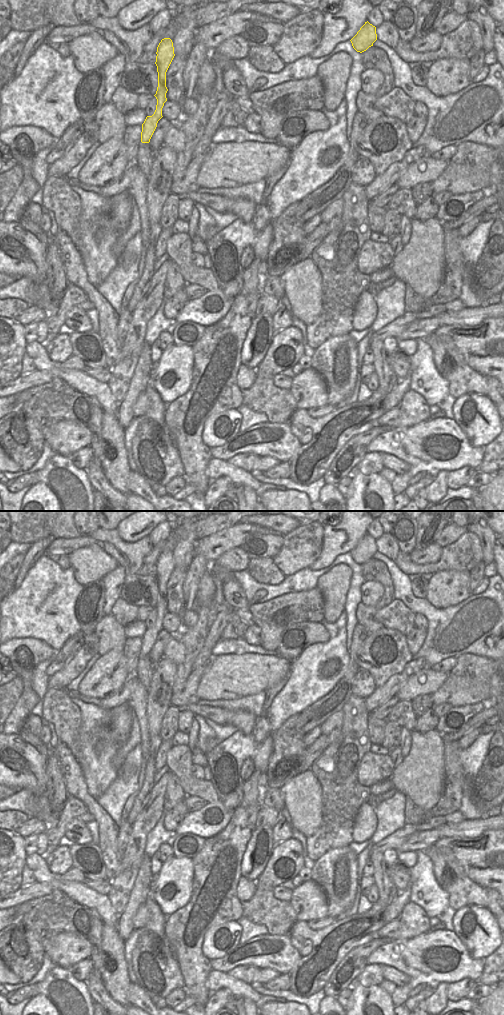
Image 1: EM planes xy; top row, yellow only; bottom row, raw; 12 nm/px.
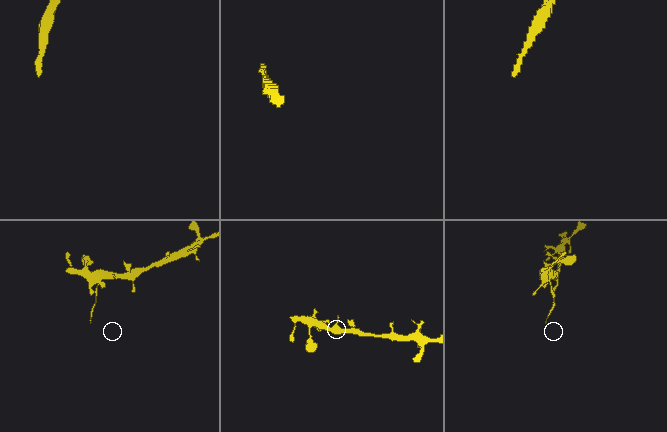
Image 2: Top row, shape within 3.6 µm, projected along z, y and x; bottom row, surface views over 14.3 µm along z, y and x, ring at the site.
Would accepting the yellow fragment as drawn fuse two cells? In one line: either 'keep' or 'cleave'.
cleave

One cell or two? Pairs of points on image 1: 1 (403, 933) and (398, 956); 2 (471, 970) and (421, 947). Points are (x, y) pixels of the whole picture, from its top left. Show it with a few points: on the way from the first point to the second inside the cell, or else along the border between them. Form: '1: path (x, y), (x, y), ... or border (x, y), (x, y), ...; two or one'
1: border (424, 932), (410, 938), (391, 939), (389, 941); two
2: path (464, 955), (462, 950), (450, 944), (436, 944); one

